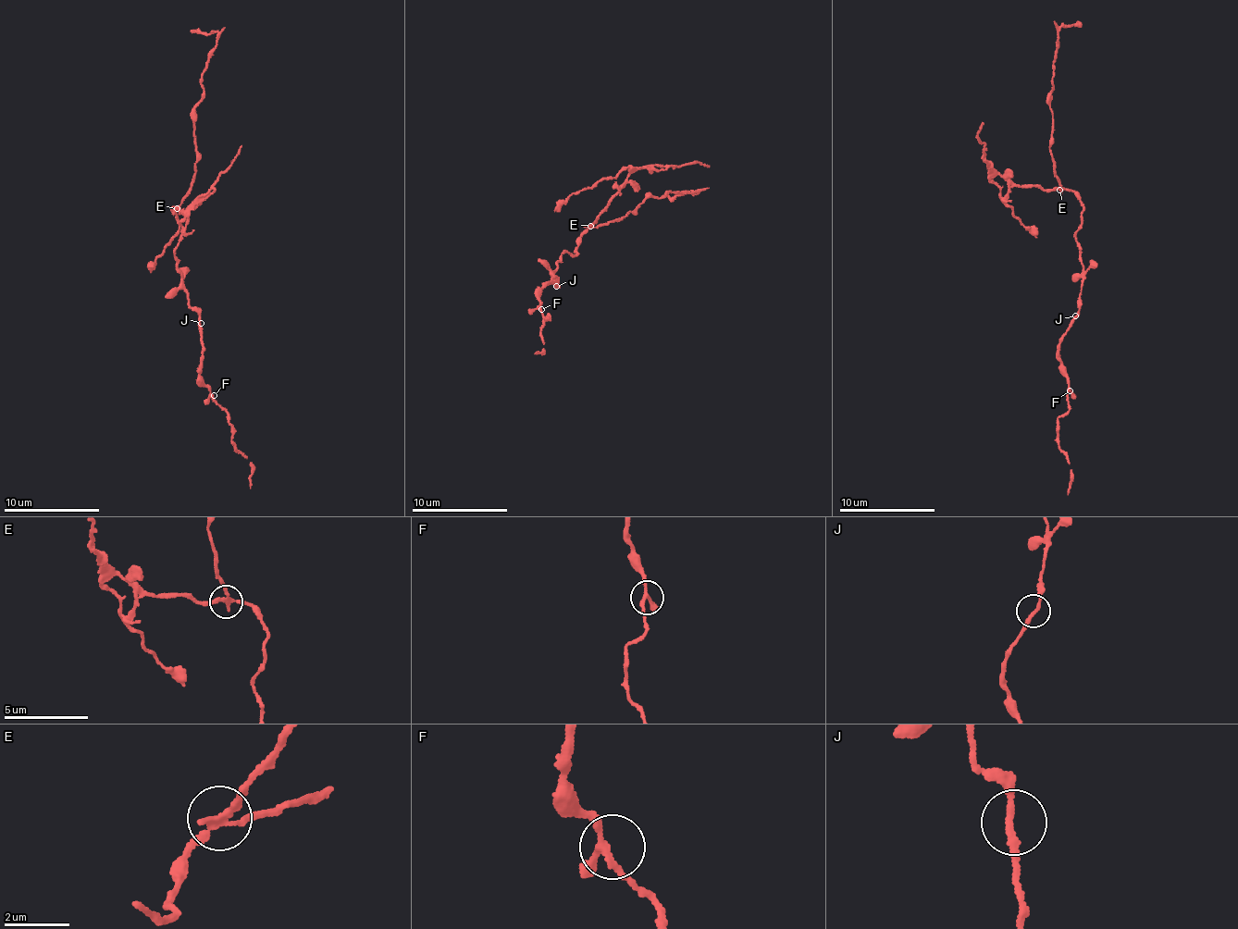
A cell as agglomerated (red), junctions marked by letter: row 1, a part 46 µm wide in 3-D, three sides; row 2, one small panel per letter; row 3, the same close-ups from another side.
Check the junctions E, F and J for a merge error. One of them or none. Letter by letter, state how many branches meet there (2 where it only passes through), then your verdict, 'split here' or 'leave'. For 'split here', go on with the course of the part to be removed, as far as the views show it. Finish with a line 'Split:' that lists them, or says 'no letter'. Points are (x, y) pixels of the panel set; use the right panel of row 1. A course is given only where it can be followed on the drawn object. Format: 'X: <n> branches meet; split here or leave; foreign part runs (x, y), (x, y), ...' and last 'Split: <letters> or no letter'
E: 3 branches meet; split here; foreign part runs (1059, 190), (1020, 186), (993, 167), (984, 156), (984, 146), (978, 135), (982, 122)
F: 3 branches meet; leave
J: 2 branches meet; leave
Split: E

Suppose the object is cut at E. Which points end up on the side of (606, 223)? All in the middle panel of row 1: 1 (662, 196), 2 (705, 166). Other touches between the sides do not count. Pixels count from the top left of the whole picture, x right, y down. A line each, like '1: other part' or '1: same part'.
1: same part
2: other part

